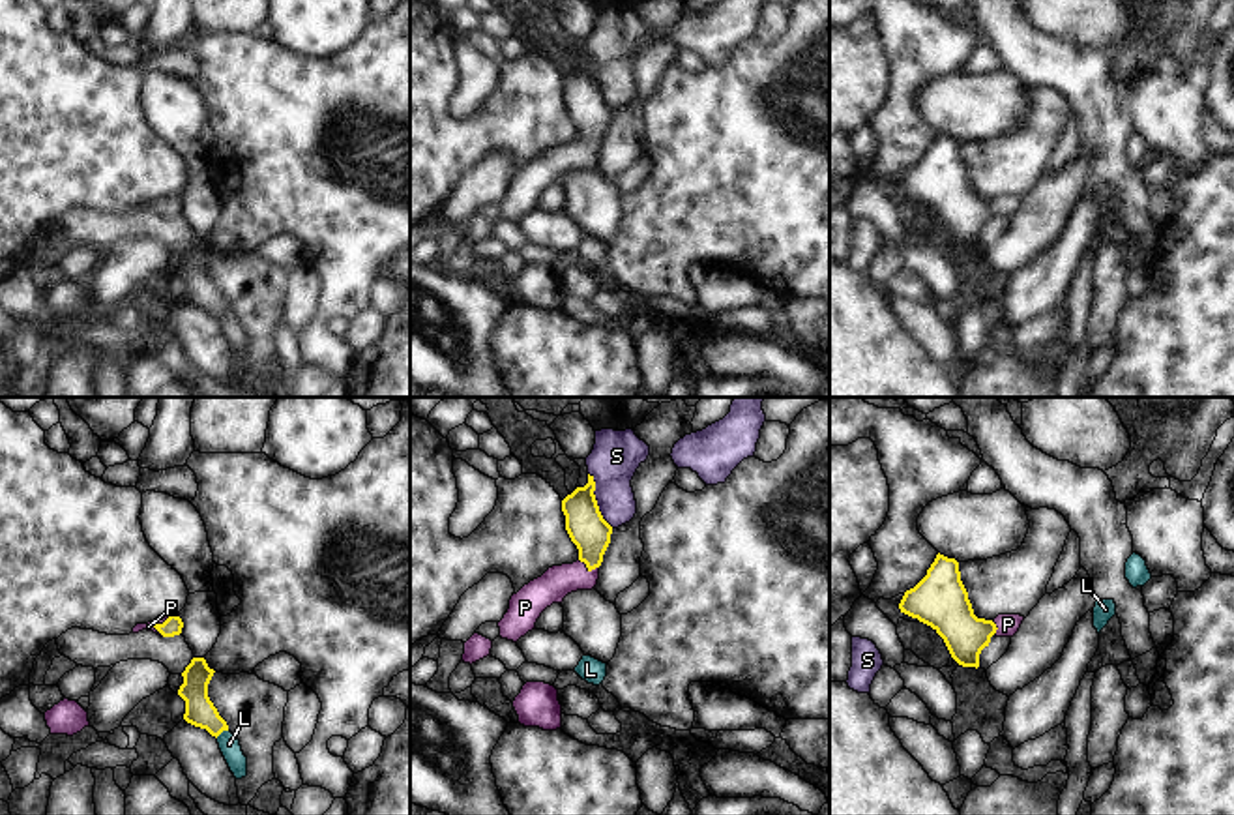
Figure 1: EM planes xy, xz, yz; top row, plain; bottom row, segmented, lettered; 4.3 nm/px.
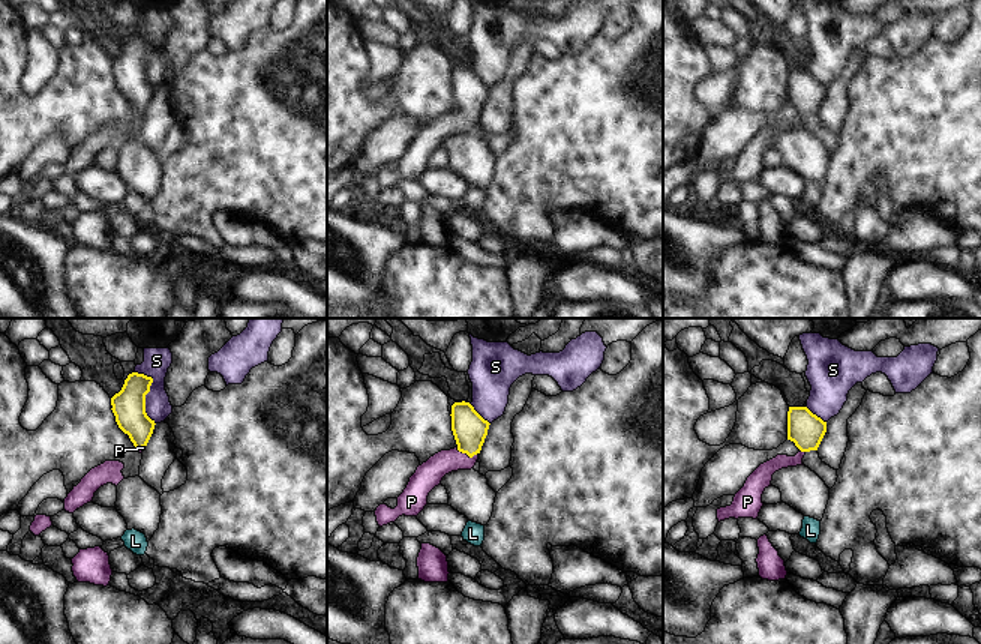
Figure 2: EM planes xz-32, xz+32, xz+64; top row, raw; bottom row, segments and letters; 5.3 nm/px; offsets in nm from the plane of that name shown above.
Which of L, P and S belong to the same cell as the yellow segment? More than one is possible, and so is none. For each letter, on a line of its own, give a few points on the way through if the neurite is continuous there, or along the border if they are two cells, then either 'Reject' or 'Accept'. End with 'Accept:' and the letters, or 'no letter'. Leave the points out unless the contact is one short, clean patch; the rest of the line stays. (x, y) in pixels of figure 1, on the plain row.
L: Boundary: xy (227, 310), (216, 317). Reject
P: Path across: xy (173, 207), (158, 205), (148, 207). Accept
S: Boundary: xz (588, 53), (594, 62), (598, 90), (613, 107). Reject
Accept: P

